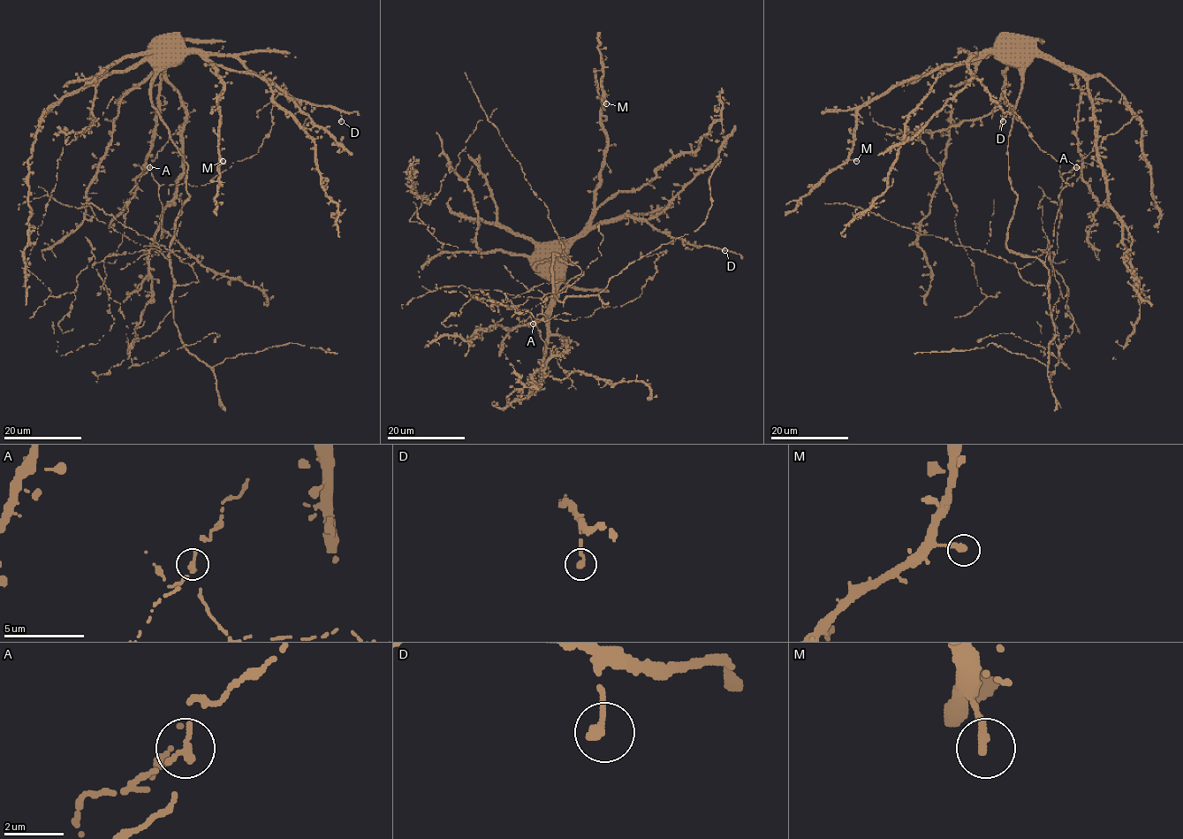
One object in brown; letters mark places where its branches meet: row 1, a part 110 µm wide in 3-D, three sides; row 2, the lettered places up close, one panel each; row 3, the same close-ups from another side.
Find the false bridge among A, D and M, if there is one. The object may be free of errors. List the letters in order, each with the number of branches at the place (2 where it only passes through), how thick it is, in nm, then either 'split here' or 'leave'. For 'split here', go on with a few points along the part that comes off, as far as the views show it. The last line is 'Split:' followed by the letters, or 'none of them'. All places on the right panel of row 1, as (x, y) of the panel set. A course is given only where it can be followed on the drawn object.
A: 1 branches meet; 360 nm thick; split here
D: 1 branches meet; 360 nm thick; leave
M: 1 branches meet; 380 nm thick; leave
Split: A

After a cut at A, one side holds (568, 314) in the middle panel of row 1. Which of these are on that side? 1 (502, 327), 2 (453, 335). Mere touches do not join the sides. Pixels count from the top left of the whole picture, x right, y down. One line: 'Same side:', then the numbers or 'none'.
Same side: none

